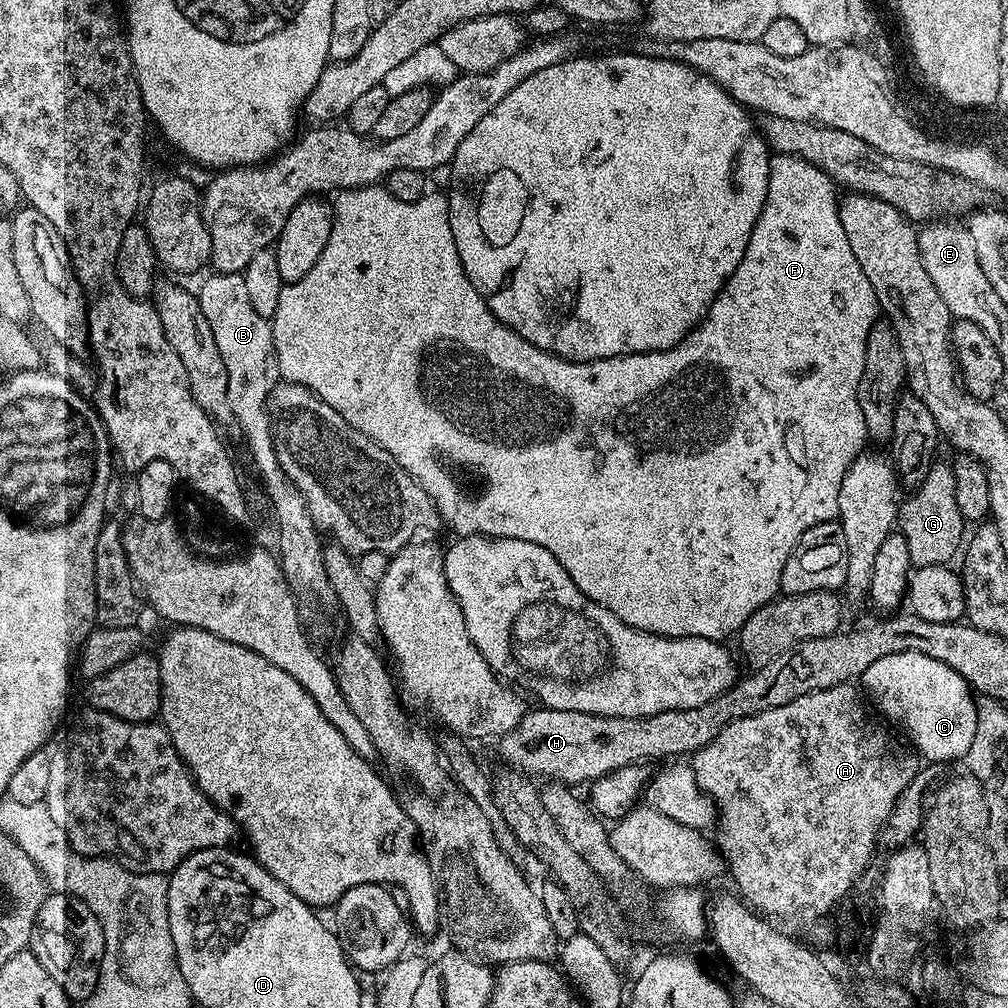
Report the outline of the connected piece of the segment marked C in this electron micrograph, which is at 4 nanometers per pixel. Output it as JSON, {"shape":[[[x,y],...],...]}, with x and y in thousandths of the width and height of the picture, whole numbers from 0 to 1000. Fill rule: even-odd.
{"shape":[[[910,647],[879,649],[879,653],[871,653],[867,661],[858,665],[856,679],[859,690],[861,686],[860,693],[881,705],[882,712],[897,722],[898,728],[906,734],[908,745],[916,753],[918,750],[919,755],[948,754],[965,745],[971,712],[970,694],[950,665]]]}

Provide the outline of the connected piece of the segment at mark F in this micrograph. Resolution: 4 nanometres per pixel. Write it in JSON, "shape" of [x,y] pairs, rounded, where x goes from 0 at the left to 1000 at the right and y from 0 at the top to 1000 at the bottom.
{"shape":[[[767,154],[764,158],[764,177],[762,178],[762,188],[760,188],[760,198],[756,204],[756,210],[752,212],[752,218],[748,220],[748,228],[744,232],[744,240],[740,244],[740,252],[736,260],[732,260],[732,268],[724,272],[724,276],[716,284],[716,288],[708,296],[708,300],[702,306],[702,312],[677,335],[665,347],[656,349],[634,349],[624,353],[610,353],[609,355],[597,355],[596,357],[582,357],[573,359],[572,357],[560,357],[556,353],[551,353],[545,349],[540,349],[534,343],[522,339],[509,325],[503,325],[497,317],[486,308],[486,304],[470,288],[466,276],[462,276],[462,268],[458,268],[458,260],[454,256],[454,244],[450,244],[450,232],[446,228],[446,216],[444,215],[444,195],[429,194],[422,192],[415,200],[399,200],[391,196],[384,188],[370,188],[364,187],[350,187],[341,188],[332,195],[329,202],[329,227],[327,236],[323,240],[323,248],[319,248],[319,253],[315,260],[308,267],[308,272],[304,276],[296,276],[296,280],[283,282],[280,292],[276,292],[276,308],[268,314],[270,322],[270,334],[272,335],[272,347],[274,348],[274,358],[278,364],[279,374],[287,381],[299,381],[302,385],[313,389],[315,395],[319,395],[328,405],[335,407],[339,415],[351,427],[363,431],[379,446],[383,446],[399,462],[399,466],[406,468],[413,479],[423,486],[423,490],[433,506],[438,517],[440,516],[456,532],[497,532],[498,534],[514,534],[522,538],[530,538],[534,542],[542,542],[550,554],[569,573],[569,581],[581,589],[589,597],[593,597],[605,609],[613,612],[618,619],[624,619],[627,623],[632,623],[638,627],[647,627],[651,631],[688,631],[688,633],[700,633],[701,635],[721,636],[721,631],[729,632],[734,623],[743,611],[759,603],[775,590],[774,578],[776,577],[776,562],[784,554],[784,550],[792,542],[796,530],[804,526],[804,522],[812,522],[815,518],[829,516],[833,511],[831,506],[831,486],[835,486],[835,476],[839,474],[839,468],[849,456],[850,452],[858,447],[857,437],[862,436],[859,427],[859,415],[855,415],[855,403],[851,403],[851,379],[855,379],[855,363],[859,359],[859,335],[863,327],[869,322],[871,316],[871,303],[867,284],[863,284],[863,279],[859,277],[859,272],[855,272],[855,264],[847,256],[843,248],[843,240],[839,237],[839,228],[835,228],[833,219],[833,204],[831,201],[830,184],[817,172],[812,165],[808,165],[799,159],[793,159],[791,155]]]}

